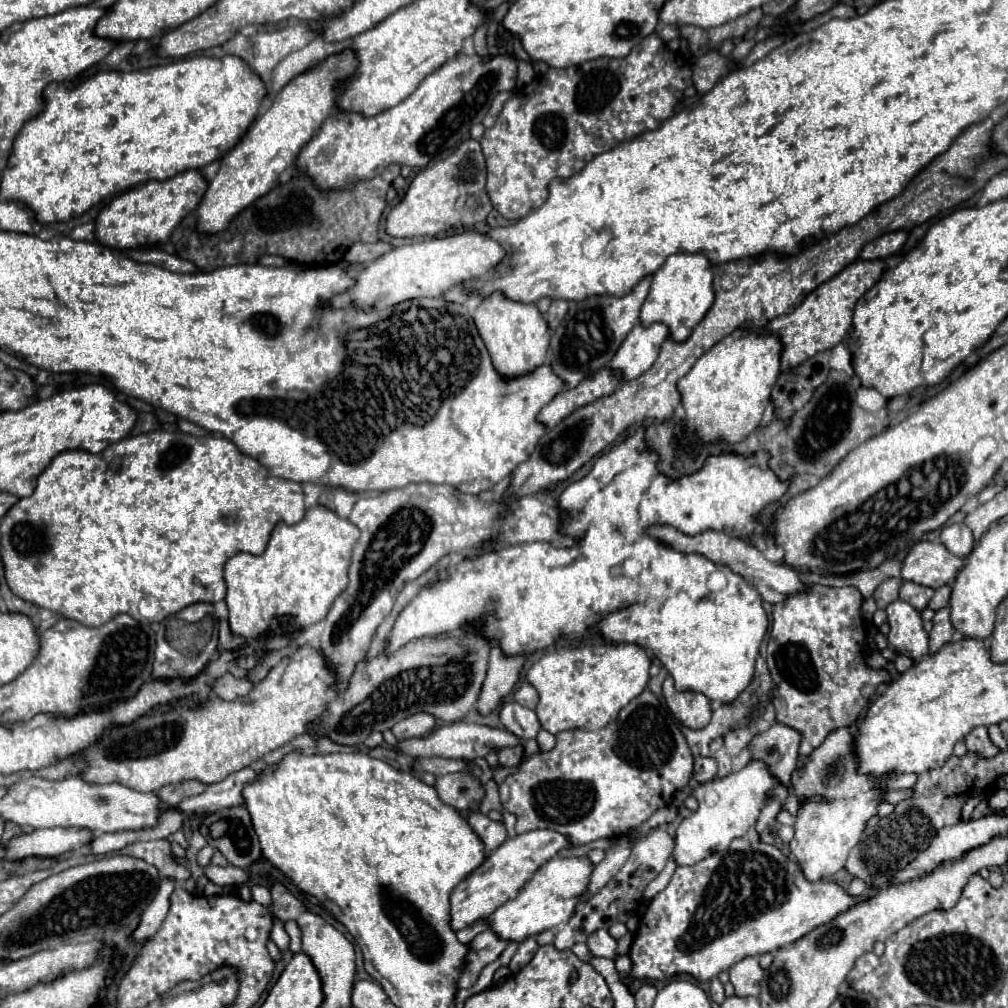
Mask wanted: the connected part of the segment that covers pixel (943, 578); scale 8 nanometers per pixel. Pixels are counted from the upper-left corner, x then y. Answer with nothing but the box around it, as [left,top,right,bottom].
[902,542,964,590]

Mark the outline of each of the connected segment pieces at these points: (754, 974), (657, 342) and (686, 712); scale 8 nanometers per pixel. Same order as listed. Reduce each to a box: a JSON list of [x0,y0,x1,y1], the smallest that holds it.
[[728,958,765,998],[610,324,668,382],[664,676,712,730]]

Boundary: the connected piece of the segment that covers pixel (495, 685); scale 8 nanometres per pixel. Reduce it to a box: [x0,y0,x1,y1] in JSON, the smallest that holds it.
[476,644,532,716]

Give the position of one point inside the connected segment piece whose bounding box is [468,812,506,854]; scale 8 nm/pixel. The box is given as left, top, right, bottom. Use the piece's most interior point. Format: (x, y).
(492, 834)

